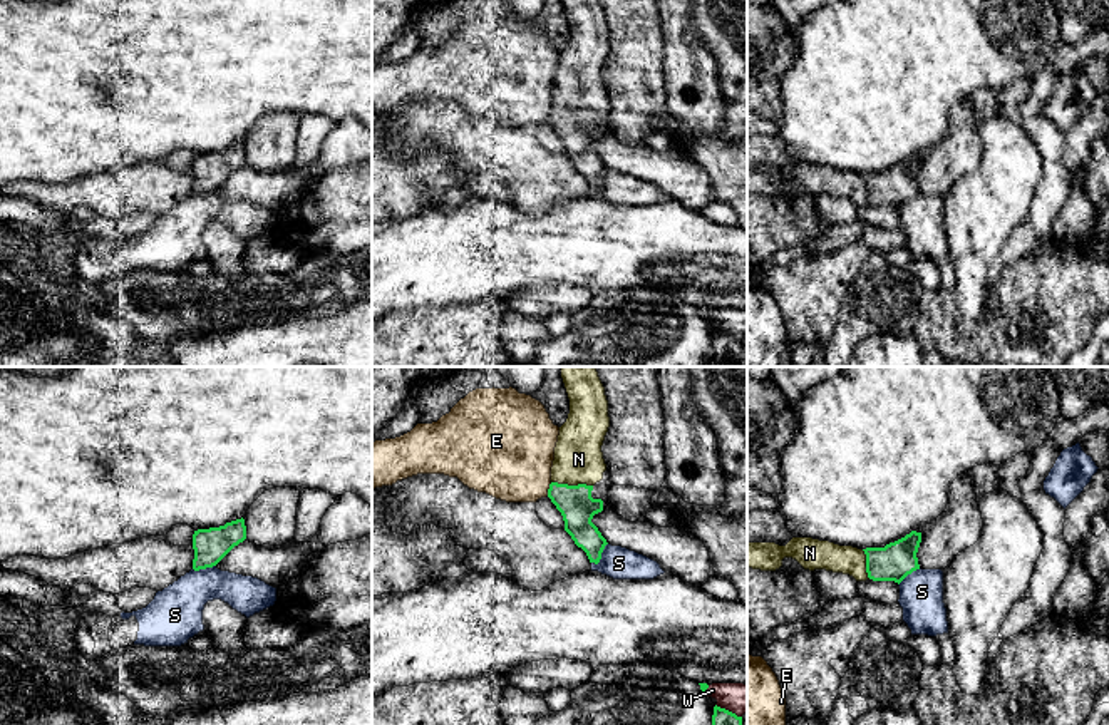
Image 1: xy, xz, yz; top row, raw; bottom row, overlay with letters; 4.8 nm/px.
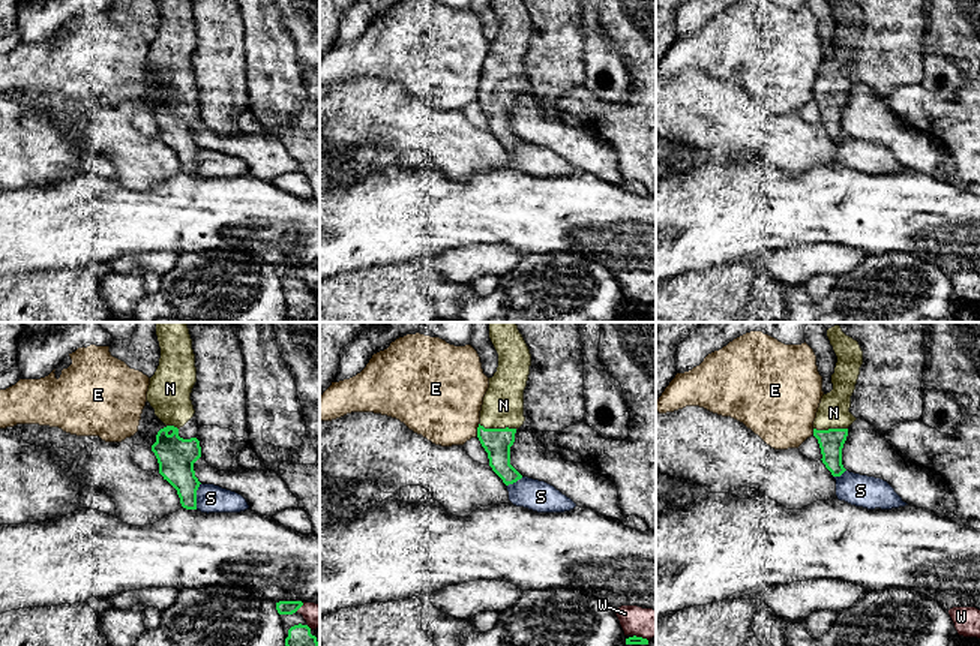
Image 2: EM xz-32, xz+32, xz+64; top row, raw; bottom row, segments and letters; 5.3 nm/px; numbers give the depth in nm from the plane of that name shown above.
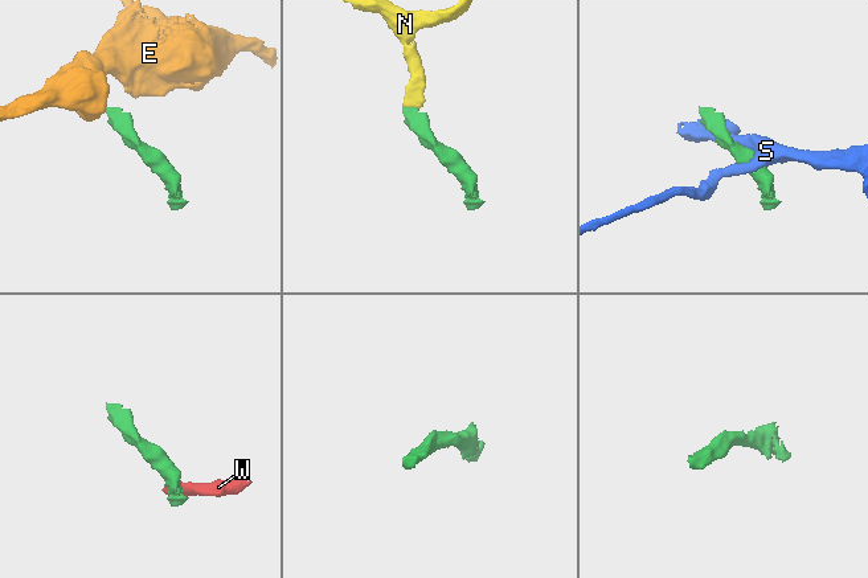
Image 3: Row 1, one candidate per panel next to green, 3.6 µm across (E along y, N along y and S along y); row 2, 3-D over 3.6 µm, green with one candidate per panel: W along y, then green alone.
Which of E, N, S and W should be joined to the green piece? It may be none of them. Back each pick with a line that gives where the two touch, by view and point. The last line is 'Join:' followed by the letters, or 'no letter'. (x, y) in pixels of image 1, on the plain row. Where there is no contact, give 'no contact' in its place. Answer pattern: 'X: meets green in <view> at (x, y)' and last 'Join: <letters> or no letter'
N: meets green in xz at (572, 111)
Join: N

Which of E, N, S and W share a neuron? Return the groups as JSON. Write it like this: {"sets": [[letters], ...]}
{"sets": [["E"], ["N"], ["S"], ["W"]]}

